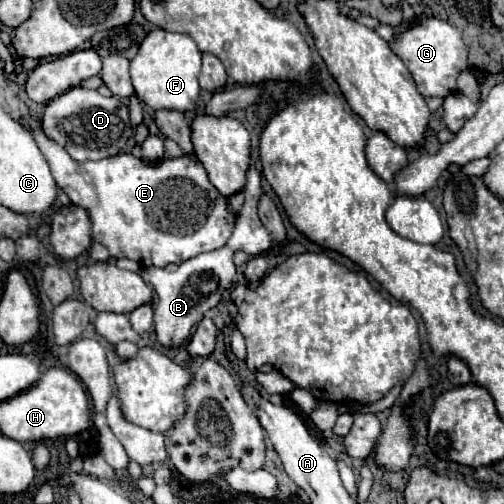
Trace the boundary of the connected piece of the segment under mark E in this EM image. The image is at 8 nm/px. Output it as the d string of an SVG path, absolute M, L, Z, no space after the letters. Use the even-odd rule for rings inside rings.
M22 118L22 126L30 132L50 164L52 176L56 178L58 186L68 194L68 198L84 208L92 222L92 240L106 246L114 258L130 258L136 260L142 268L158 266L164 268L168 264L182 264L202 252L210 252L222 248L232 230L234 230L234 214L228 210L226 198L210 184L208 174L204 172L202 164L192 162L188 156L160 160L156 164L146 164L144 160L124 152L116 156L108 156L102 160L86 160L76 162L70 158L66 148L56 144L42 128L42 122L36 118Z

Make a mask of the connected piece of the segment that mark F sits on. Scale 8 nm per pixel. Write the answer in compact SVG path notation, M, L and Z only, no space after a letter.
M166 30L150 32L136 58L130 62L130 76L140 102L150 106L152 110L178 110L190 112L196 108L200 98L198 74L202 66L202 52L196 42L186 34L174 34Z

